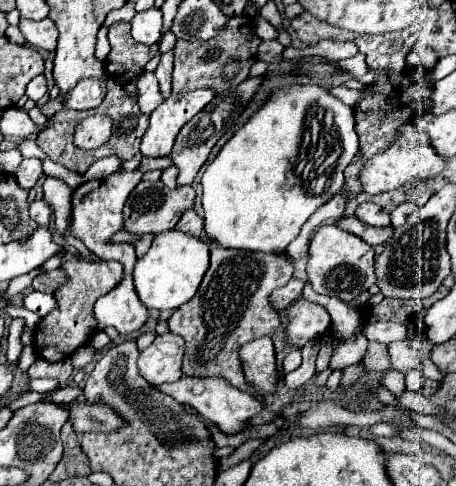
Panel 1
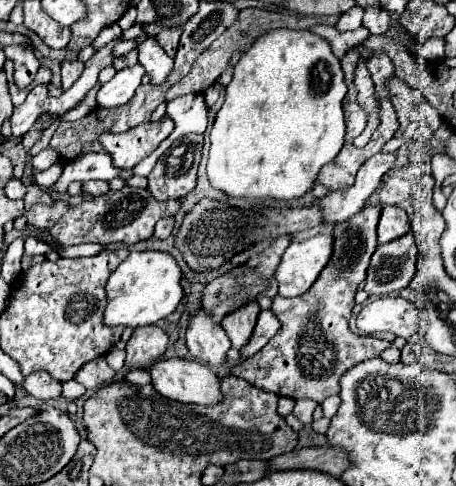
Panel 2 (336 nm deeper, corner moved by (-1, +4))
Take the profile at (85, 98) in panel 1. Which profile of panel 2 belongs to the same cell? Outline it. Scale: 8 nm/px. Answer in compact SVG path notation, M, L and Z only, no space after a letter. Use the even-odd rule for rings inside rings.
M64 60L60 64L60 74L62 74L62 90L68 90L84 72L84 64L80 60Z

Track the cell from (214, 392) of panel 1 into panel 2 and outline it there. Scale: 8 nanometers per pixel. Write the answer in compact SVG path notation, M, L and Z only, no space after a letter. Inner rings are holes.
M200 306L188 320L186 346L196 360L208 362L210 368L218 368L226 362L226 350L230 348L230 340L226 338L222 326L214 322L212 314Z

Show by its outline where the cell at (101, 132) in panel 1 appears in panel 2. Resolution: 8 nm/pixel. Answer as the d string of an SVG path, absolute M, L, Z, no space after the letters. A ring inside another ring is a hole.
M162 118L160 122L144 122L126 134L102 134L100 144L110 154L116 168L130 170L142 158L152 154L172 130L174 122L170 118Z

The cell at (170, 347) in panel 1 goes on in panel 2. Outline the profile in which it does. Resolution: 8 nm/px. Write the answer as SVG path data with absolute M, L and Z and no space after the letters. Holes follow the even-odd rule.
M184 358L162 360L150 368L150 376L156 392L164 398L200 406L214 406L222 402L218 376L200 362Z

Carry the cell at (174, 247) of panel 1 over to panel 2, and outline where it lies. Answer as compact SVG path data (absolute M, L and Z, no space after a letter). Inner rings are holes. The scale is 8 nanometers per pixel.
M130 252L130 256L114 270L106 284L108 304L104 310L104 326L126 326L142 328L156 324L176 310L180 304L182 274L176 260L166 252Z

